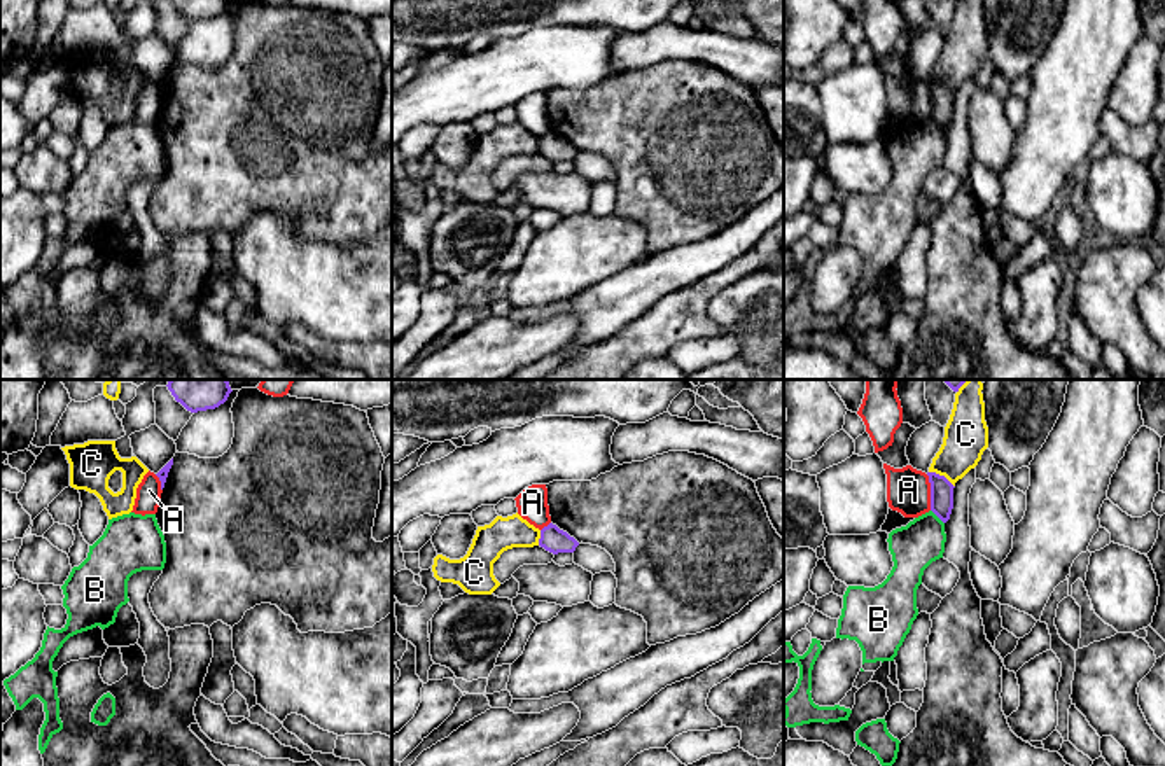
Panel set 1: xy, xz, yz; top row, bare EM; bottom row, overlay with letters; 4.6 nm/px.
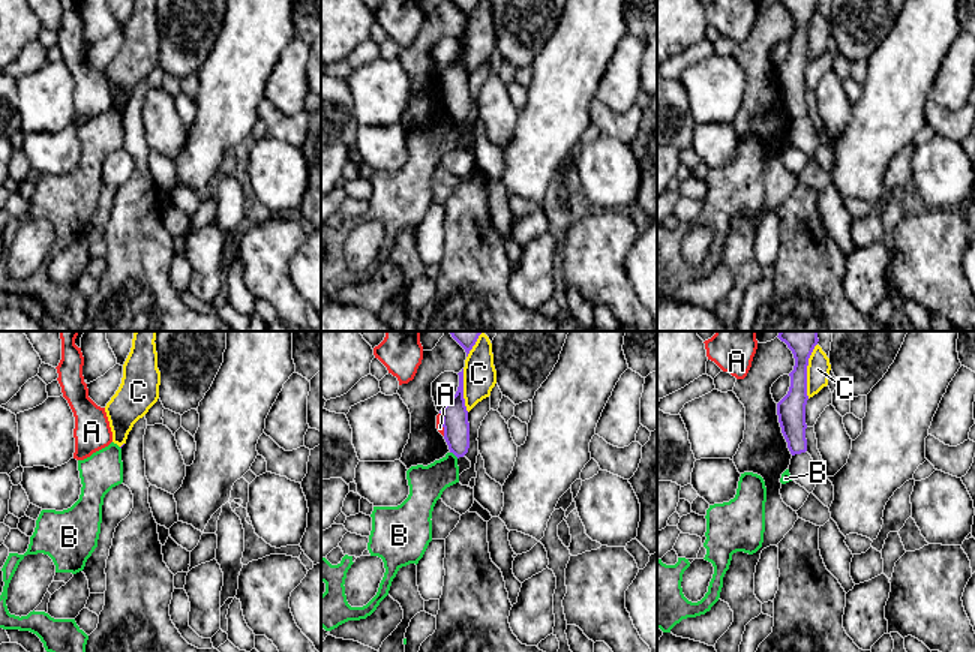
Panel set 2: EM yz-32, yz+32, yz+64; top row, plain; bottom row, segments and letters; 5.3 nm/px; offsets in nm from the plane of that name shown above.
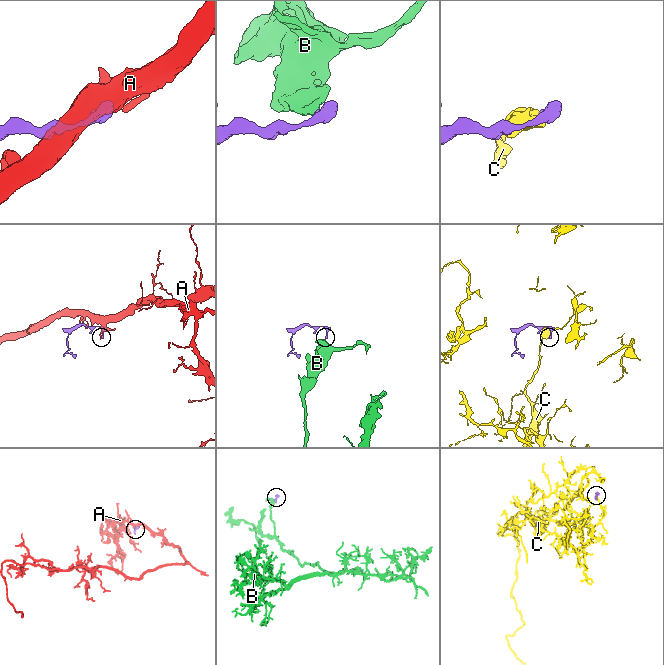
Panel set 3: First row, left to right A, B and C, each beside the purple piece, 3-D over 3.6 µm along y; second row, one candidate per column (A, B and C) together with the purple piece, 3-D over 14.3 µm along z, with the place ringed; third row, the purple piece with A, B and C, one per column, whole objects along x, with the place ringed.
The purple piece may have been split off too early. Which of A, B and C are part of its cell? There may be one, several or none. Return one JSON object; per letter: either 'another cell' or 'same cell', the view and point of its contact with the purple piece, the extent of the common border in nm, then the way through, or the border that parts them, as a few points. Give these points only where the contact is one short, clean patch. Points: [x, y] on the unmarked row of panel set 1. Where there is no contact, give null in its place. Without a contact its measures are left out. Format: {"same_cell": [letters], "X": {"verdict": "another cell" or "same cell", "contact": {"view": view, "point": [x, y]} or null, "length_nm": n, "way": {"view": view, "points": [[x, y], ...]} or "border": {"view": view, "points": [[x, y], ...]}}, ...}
{"same_cell": [], "A": {"verdict": "another cell", "contact": {"view": "yz", "point": [931, 100]}, "length_nm": 170}, "B": {"verdict": "another cell", "contact": {"view": "yz", "point": [936, 123]}, "length_nm": 90, "border": {"view": "yz", "points": [[931, 118], [943, 132]]}}, "C": {"verdict": "another cell", "contact": {"view": "yz", "point": [941, 84]}, "length_nm": 140}}

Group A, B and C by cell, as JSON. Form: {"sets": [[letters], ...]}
{"sets": [["A"], ["B"], ["C"]]}

